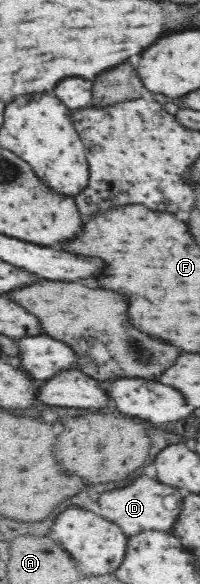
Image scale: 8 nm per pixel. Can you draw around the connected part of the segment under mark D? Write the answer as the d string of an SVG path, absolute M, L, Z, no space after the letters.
M146 475L138 477L132 485L124 487L124 489L114 489L104 493L98 499L98 505L102 509L102 517L116 523L128 537L138 535L142 531L168 531L172 529L172 525L178 519L180 513L180 503L182 497L176 489L168 489L166 485L160 485L154 479L148 479Z

